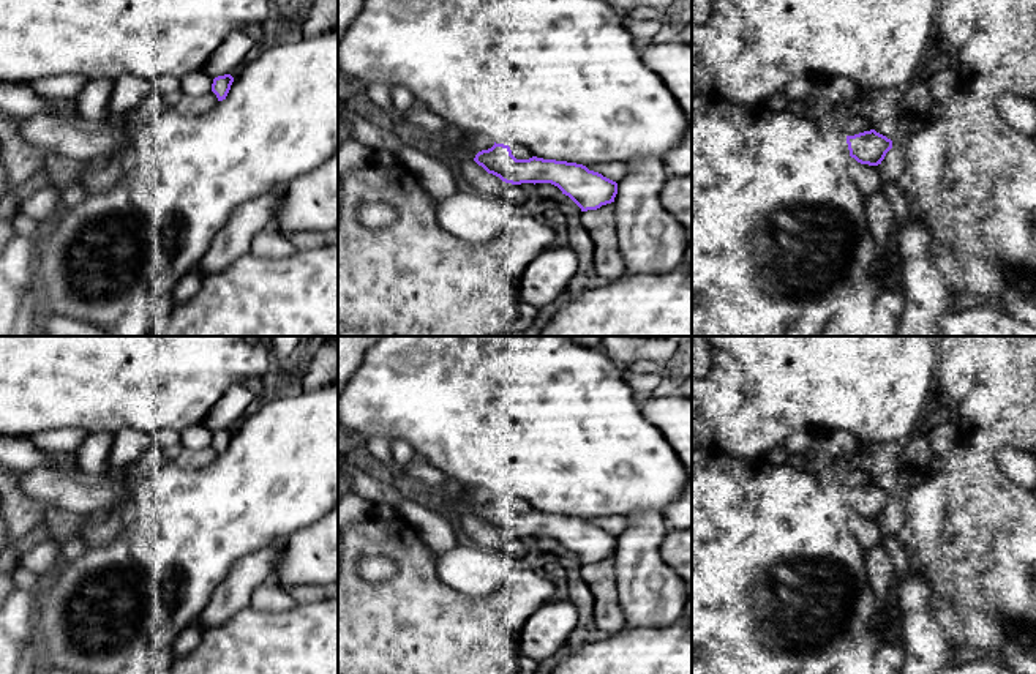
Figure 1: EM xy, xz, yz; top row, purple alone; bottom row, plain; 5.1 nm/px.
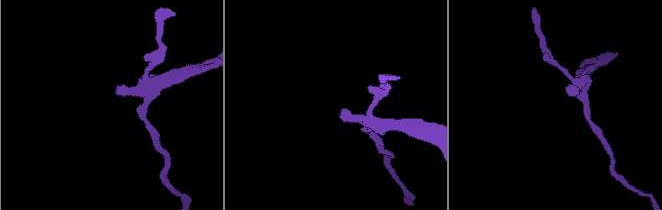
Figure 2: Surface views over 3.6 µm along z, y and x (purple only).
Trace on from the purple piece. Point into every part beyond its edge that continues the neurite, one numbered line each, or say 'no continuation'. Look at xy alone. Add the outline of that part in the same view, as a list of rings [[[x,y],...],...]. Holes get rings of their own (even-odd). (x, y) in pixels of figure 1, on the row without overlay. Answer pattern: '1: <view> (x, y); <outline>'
no continuation

